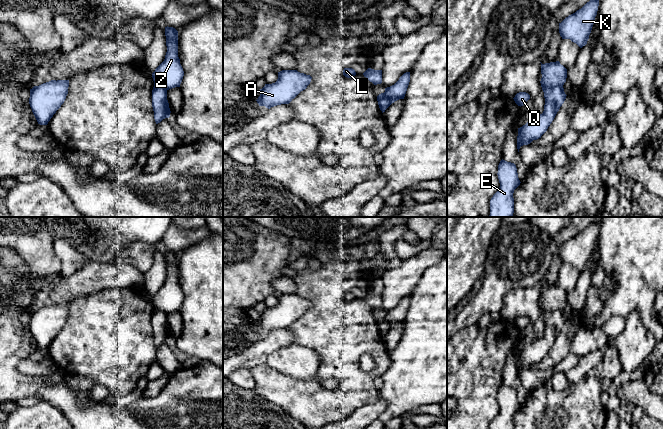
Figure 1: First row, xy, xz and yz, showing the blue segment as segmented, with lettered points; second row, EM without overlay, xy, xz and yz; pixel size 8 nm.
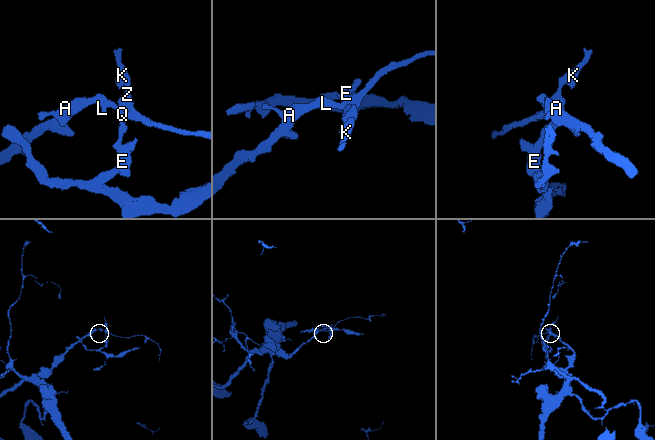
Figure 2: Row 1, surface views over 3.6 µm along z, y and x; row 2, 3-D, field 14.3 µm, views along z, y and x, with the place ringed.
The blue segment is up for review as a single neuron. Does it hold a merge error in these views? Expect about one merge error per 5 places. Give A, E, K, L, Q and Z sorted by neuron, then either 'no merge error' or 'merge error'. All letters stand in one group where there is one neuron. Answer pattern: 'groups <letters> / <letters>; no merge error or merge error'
groups A K L Q Z / E; merge error

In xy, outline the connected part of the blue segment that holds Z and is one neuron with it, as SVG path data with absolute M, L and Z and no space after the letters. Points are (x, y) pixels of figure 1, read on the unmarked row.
M165 251L167 276L164 285L152 297L154 308L166 314L180 311L184 295L178 281L178 255L173 251Z

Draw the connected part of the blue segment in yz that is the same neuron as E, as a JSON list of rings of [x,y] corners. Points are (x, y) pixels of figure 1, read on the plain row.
[[[501,384],[498,389],[500,411],[490,424],[490,429],[514,429],[513,417],[520,409],[517,392],[514,387]]]

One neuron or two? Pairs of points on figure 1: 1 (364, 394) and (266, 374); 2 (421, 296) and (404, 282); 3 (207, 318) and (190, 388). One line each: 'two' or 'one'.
1: one
2: two
3: two

